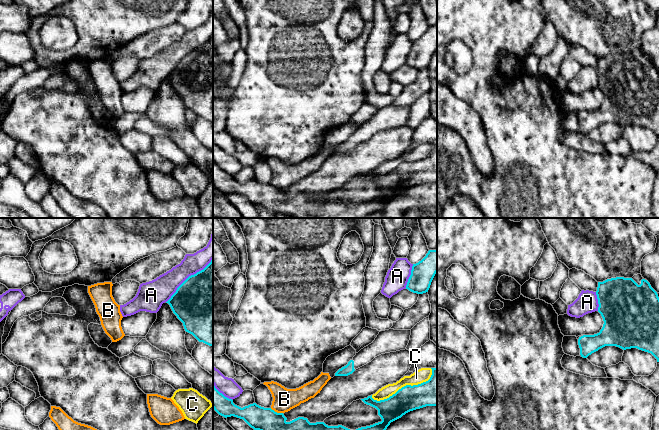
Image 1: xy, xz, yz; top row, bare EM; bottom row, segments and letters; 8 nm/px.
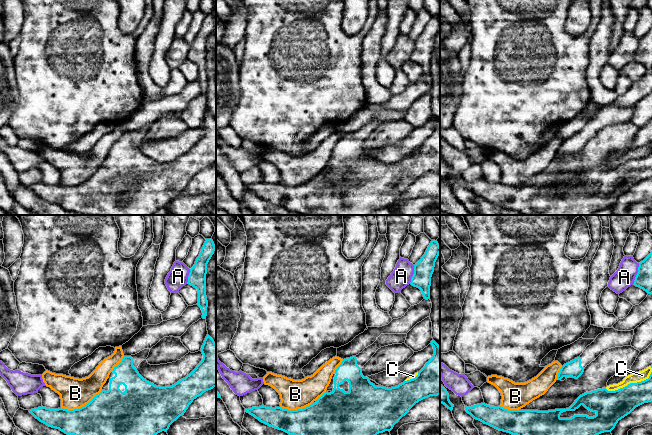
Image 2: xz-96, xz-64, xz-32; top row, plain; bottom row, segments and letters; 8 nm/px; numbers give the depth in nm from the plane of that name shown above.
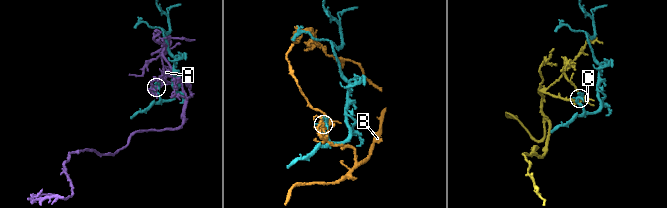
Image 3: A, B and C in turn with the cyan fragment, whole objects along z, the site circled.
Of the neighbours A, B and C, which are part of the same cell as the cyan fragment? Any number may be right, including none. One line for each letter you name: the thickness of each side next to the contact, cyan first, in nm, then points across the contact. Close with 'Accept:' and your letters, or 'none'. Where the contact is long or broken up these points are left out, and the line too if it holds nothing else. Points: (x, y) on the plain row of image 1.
Accept: none

